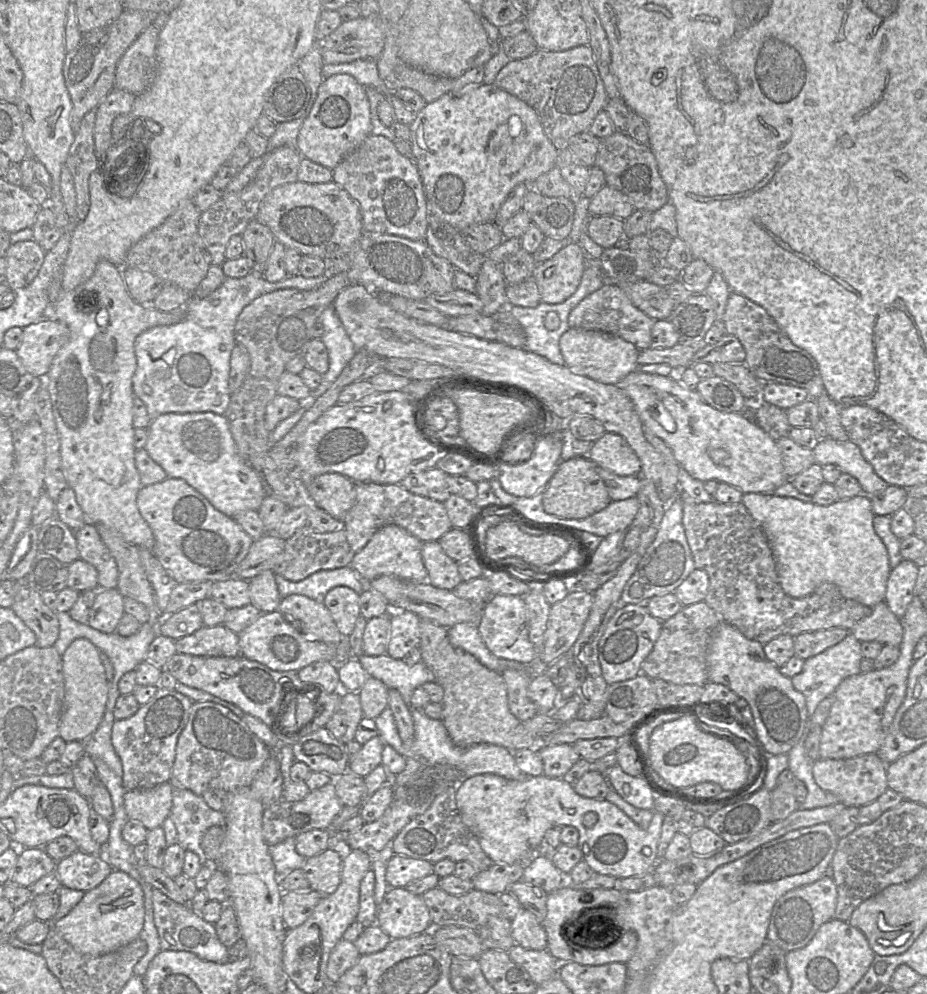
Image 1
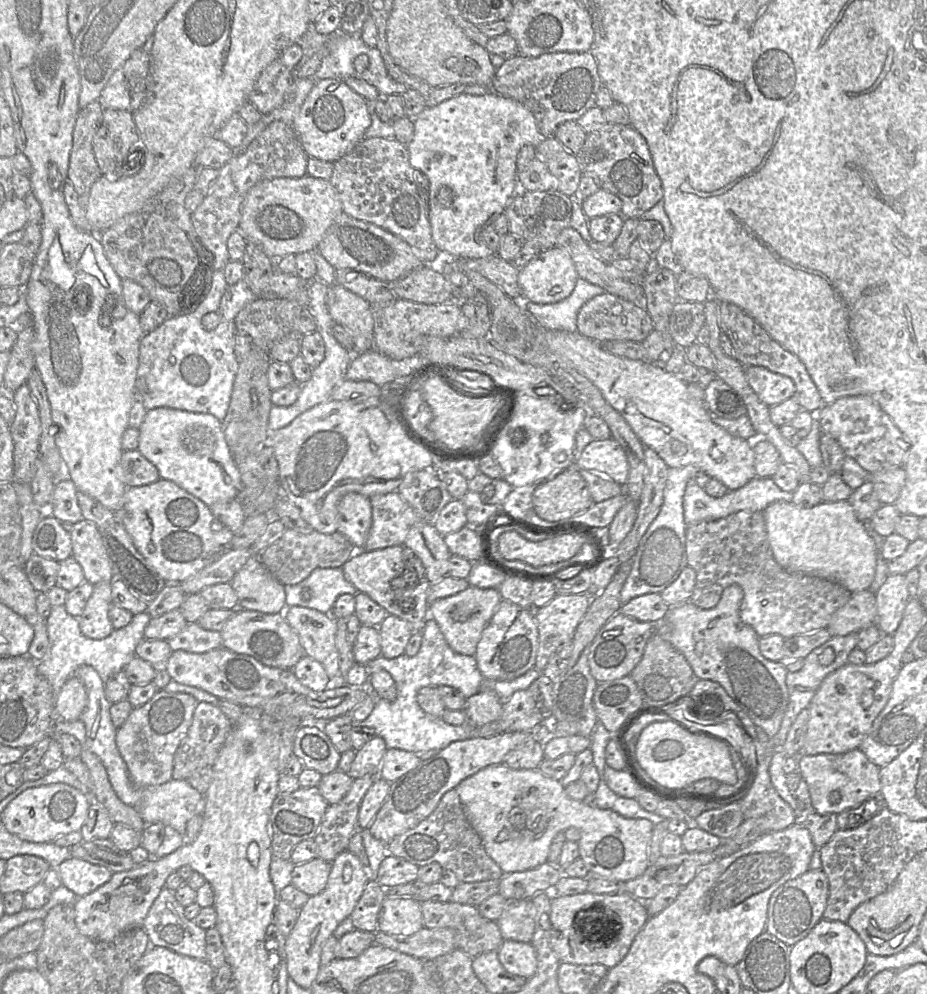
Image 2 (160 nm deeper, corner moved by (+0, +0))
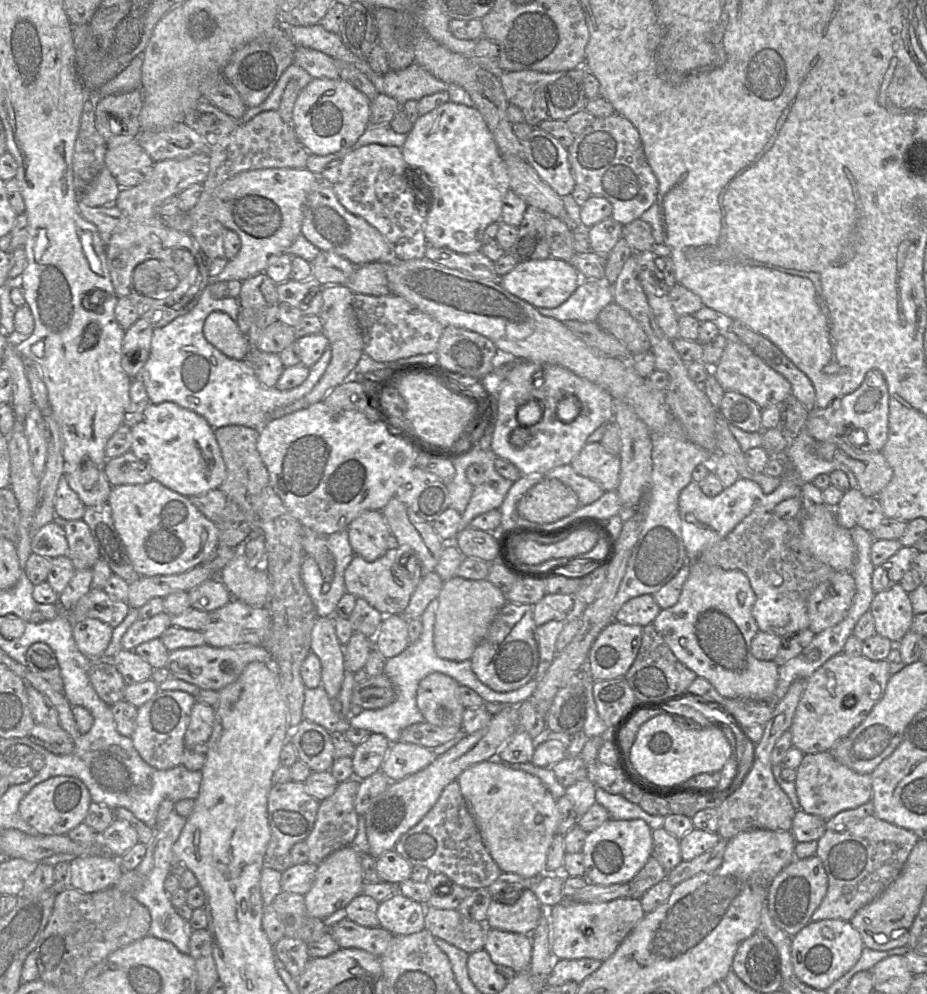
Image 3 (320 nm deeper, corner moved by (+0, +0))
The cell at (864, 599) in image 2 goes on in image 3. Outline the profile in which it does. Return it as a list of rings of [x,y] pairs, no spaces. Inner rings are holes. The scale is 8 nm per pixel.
[[[833,571],[832,576],[817,585],[807,597],[809,629],[817,634],[841,622],[851,607],[855,592],[856,585],[850,572]]]

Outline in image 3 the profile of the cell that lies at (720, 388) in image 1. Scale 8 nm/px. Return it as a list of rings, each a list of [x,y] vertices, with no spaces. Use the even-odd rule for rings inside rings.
[[[725,391],[718,410],[731,425],[747,432],[762,431],[762,409],[745,395]]]

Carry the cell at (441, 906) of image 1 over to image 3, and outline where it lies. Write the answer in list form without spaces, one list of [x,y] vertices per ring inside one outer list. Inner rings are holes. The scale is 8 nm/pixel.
[[[426,906],[424,924],[435,938],[441,938],[468,954],[484,949],[487,926],[467,919],[457,909]]]

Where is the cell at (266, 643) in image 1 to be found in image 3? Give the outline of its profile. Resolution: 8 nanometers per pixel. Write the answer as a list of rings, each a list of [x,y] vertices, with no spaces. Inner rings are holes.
[[[231,599],[226,605],[209,612],[209,619],[201,630],[206,644],[214,647],[241,644],[262,645],[271,626],[271,615],[267,607],[251,606],[238,599]]]

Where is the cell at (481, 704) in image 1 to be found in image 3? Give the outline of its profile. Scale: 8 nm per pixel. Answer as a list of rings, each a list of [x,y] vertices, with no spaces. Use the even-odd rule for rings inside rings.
[[[391,546],[387,552],[373,562],[366,561],[360,555],[354,555],[345,571],[346,592],[363,598],[372,607],[385,615],[403,614],[409,604],[415,590],[414,580],[418,568],[415,555],[411,562],[407,561],[407,567],[403,567],[397,556],[397,546]]]

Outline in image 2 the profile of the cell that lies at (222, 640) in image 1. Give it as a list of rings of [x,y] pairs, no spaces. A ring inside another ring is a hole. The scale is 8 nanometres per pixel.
[[[188,622],[181,632],[166,641],[172,651],[184,650],[191,653],[204,653],[222,647],[220,632],[206,630],[197,622]]]

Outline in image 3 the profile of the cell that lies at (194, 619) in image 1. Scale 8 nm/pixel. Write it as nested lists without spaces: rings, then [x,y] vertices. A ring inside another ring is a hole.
[[[166,611],[148,618],[137,619],[124,633],[121,639],[121,647],[133,650],[142,642],[160,637],[171,625],[171,615]]]

